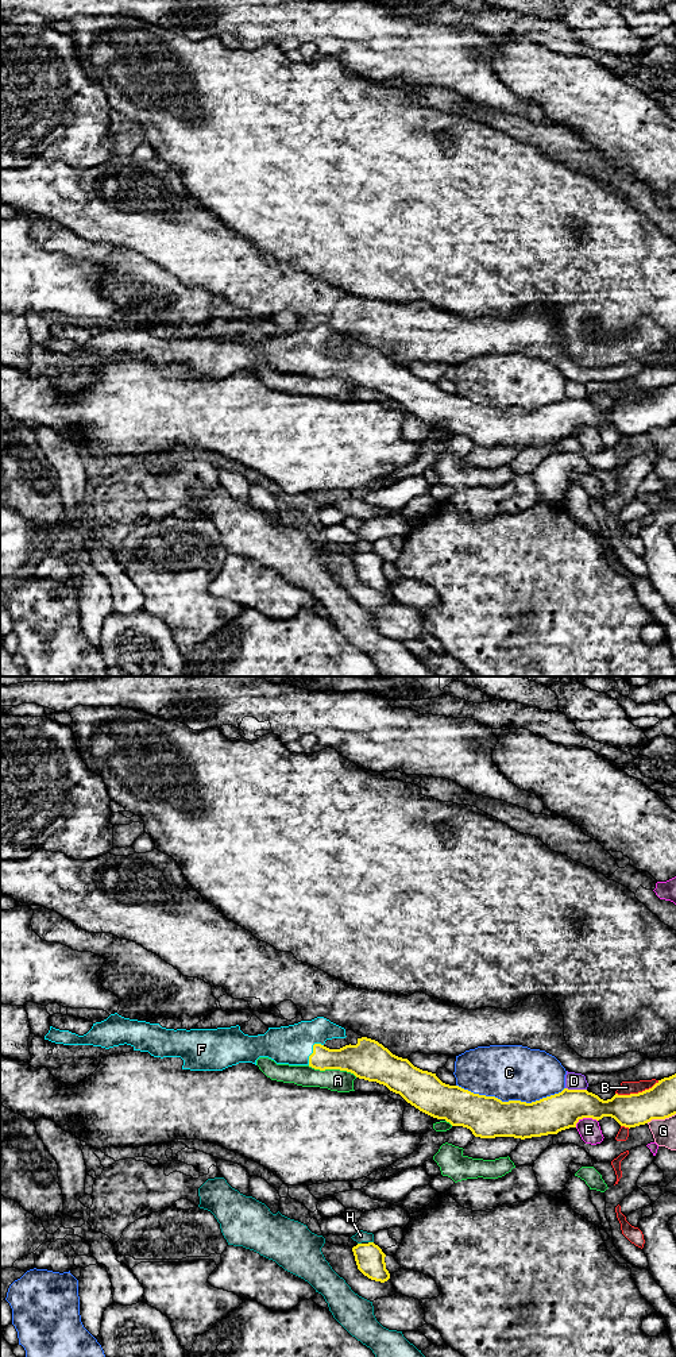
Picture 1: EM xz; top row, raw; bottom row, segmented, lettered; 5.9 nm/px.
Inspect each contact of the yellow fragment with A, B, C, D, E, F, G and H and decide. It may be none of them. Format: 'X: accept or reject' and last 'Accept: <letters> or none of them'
A: reject
B: reject
C: reject
D: reject
E: reject
F: accept
G: reject
H: reject
Accept: F

